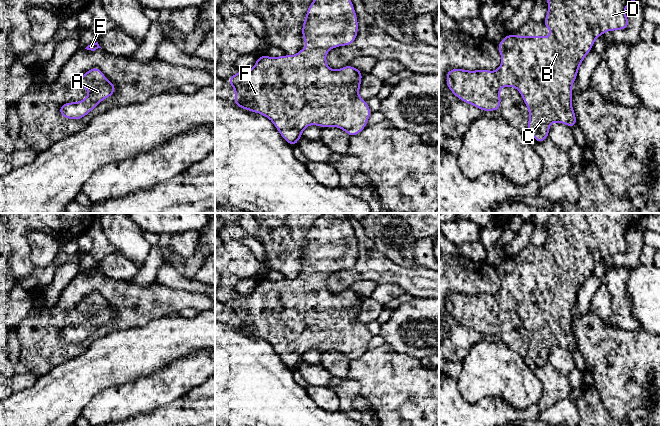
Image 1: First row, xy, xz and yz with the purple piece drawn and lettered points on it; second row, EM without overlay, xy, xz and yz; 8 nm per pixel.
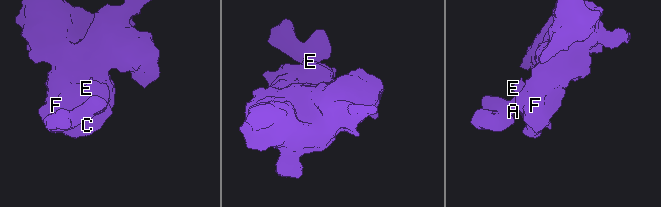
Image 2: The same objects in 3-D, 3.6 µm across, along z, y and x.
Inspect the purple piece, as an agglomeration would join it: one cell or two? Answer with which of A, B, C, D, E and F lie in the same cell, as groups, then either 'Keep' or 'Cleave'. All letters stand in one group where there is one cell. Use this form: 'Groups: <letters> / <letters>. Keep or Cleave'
Groups: A B C D E F. Keep

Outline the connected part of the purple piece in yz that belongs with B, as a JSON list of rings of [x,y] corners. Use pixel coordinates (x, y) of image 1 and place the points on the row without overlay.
[[[553,213],[545,224],[548,227],[547,239],[543,245],[551,260],[519,260],[505,259],[497,268],[502,286],[496,295],[465,293],[449,293],[446,308],[450,315],[460,324],[473,329],[481,335],[500,334],[501,311],[515,311],[521,318],[529,335],[527,355],[537,367],[542,367],[549,359],[549,351],[553,346],[559,346],[573,352],[577,348],[572,331],[572,309],[578,298],[578,293],[589,275],[593,272],[597,261],[607,255],[624,254],[629,250],[625,234],[628,229],[638,224],[646,213]]]

